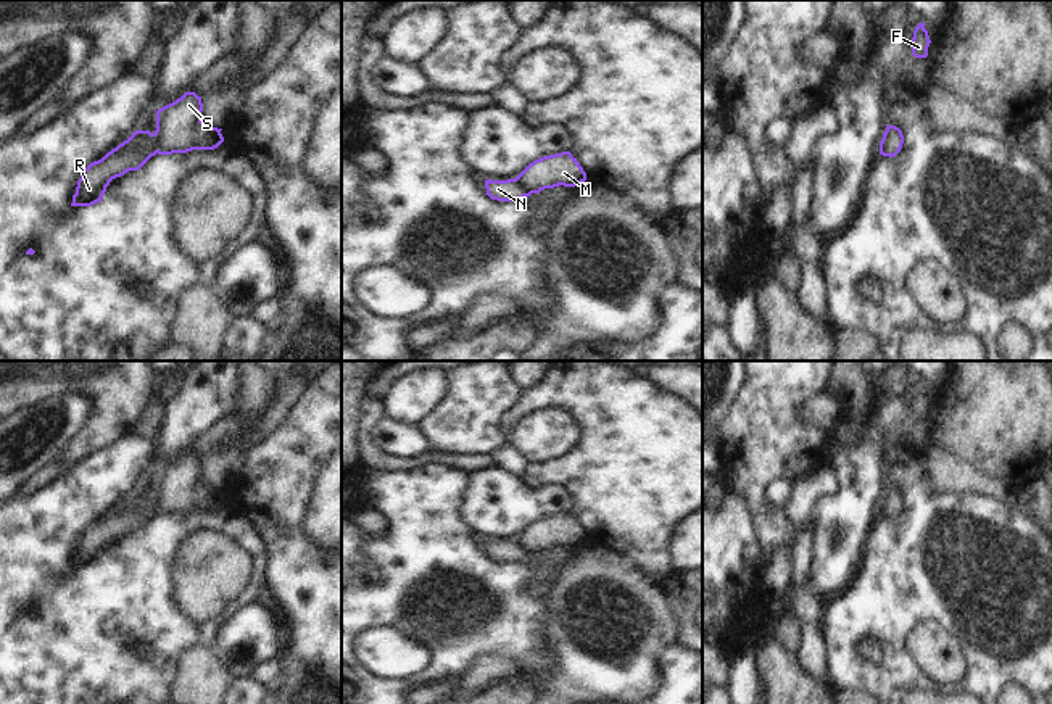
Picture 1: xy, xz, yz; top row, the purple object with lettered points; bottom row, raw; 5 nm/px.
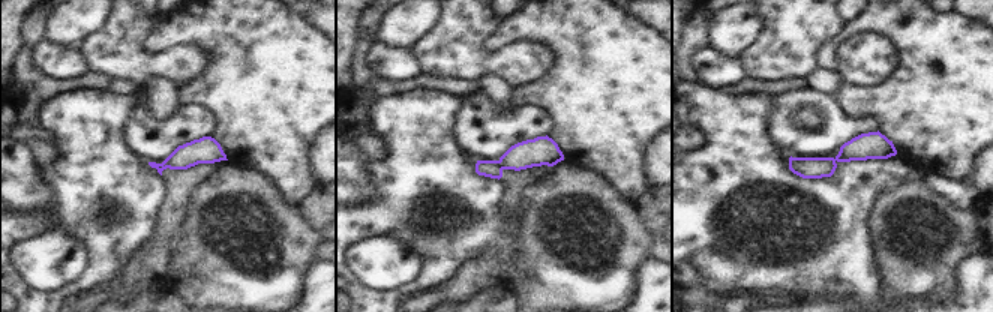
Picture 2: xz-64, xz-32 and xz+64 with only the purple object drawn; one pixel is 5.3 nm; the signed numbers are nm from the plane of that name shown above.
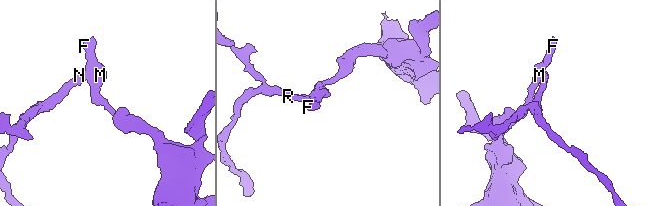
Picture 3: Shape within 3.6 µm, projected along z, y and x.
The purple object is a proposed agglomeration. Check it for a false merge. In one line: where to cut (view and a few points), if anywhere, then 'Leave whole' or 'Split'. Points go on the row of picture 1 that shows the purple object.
Split along xz (513, 179), (532, 192). Split

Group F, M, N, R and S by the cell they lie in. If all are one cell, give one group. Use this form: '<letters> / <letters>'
F M S / N R

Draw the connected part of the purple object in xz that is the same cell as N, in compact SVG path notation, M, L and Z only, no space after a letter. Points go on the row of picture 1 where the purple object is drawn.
M514 179L507 180L485 180L487 195L498 201L520 201L524 197L530 197L532 192L524 190Z

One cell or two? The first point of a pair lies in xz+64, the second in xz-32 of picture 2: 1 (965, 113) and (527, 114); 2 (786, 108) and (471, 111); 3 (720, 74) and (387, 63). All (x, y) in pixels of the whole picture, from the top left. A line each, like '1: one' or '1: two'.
1: two
2: one
3: one

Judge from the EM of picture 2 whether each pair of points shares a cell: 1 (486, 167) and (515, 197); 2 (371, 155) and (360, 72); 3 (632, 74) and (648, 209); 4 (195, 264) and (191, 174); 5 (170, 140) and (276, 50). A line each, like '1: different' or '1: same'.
1: same
2: different
3: different
4: different
5: different

